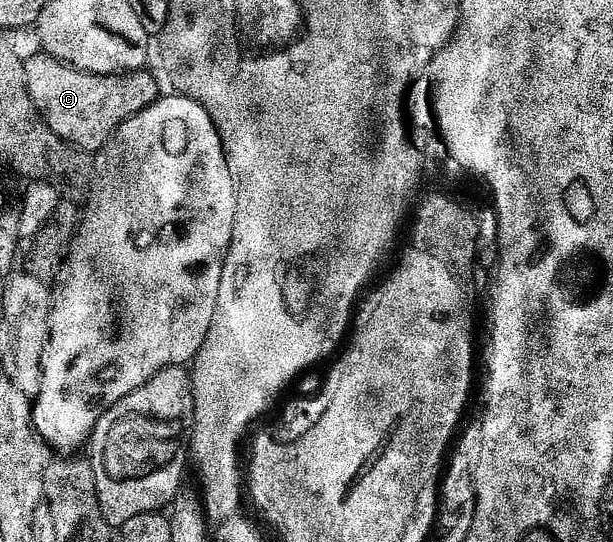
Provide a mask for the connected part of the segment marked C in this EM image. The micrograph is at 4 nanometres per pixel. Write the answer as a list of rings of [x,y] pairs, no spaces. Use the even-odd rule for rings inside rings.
[[[47,53],[24,59],[26,85],[33,105],[46,125],[64,142],[80,151],[98,153],[130,117],[142,113],[161,98],[162,90],[151,70],[126,71],[119,75],[91,75],[66,63],[59,63]]]

